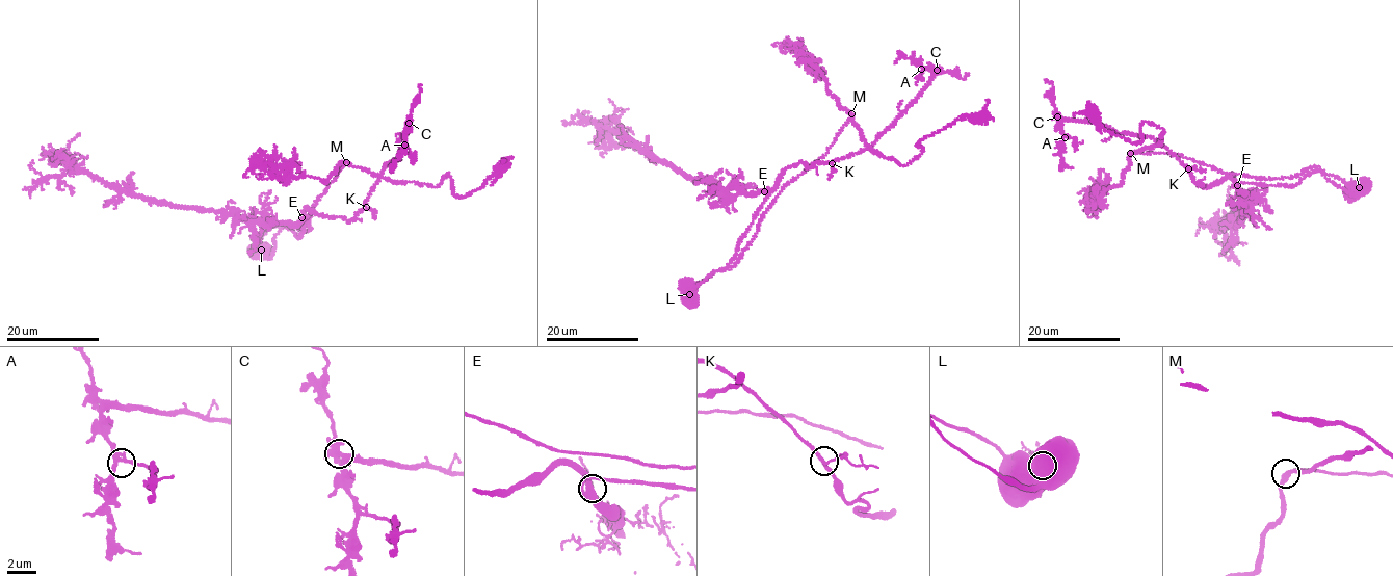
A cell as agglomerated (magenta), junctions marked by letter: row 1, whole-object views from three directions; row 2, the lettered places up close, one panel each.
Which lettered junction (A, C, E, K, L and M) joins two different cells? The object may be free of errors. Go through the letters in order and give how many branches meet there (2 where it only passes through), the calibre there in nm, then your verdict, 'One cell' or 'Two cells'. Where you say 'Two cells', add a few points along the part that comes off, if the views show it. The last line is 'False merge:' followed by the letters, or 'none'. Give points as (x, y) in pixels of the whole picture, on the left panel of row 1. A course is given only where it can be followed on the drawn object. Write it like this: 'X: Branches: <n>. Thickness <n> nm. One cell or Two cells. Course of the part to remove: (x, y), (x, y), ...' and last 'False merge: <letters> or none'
A: Branches: 3. Thickness 240 nm. One cell
C: Branches: 5. Thickness 480 nm. One cell
E: Branches: 3. Thickness 380 nm. One cell
K: Branches: 3. Thickness 220 nm. One cell
L: Branches: 2. Thickness 1200 nm. Two cells. Course of the part to remove: (261, 250), (271, 256), (284, 224), (310, 229), (345, 162), (437, 186), (447, 174), (462, 197), (504, 162)
M: Branches: 3. Thickness 280 nm. One cell
False merge: L

